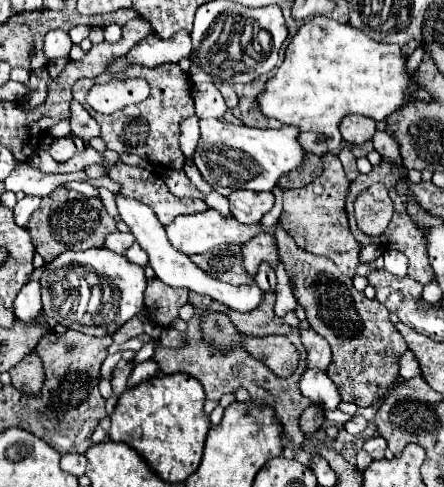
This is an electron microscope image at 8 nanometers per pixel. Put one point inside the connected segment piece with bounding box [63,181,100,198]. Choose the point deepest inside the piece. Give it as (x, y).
(87, 189)

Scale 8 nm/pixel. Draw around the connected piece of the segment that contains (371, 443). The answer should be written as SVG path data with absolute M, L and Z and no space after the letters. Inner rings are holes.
M372 436L372 438L368 438L366 442L364 442L364 450L374 458L374 460L378 460L378 458L384 458L384 450L388 448L388 442L382 438L382 436Z

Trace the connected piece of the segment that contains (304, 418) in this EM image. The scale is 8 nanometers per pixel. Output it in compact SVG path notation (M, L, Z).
M316 404L308 406L308 408L302 412L302 416L300 416L300 428L302 428L302 432L304 432L306 436L314 434L314 432L322 426L322 422L324 422L324 412L322 412L322 408L318 408Z

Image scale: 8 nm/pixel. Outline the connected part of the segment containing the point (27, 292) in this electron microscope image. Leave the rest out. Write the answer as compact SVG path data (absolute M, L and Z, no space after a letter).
M38 280L28 282L16 296L14 300L14 314L18 320L24 320L26 324L34 324L34 320L38 320L44 312L42 312L42 304L40 304L40 288L38 288Z

